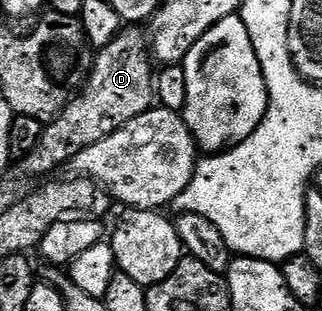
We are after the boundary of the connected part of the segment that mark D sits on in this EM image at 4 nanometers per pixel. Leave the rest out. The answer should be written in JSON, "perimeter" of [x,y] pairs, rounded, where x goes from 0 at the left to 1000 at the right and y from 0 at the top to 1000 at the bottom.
{"perimeter":[[[422,84],[388,87],[342,135],[342,148],[307,158],[286,196],[286,225],[258,283],[227,309],[224,325],[186,373],[146,389],[112,476],[56,514],[50,553],[62,566],[152,569],[171,540],[208,531],[267,469],[317,457],[354,431],[391,392],[429,379],[478,334],[478,193],[466,177],[466,129],[435,106]]]}

